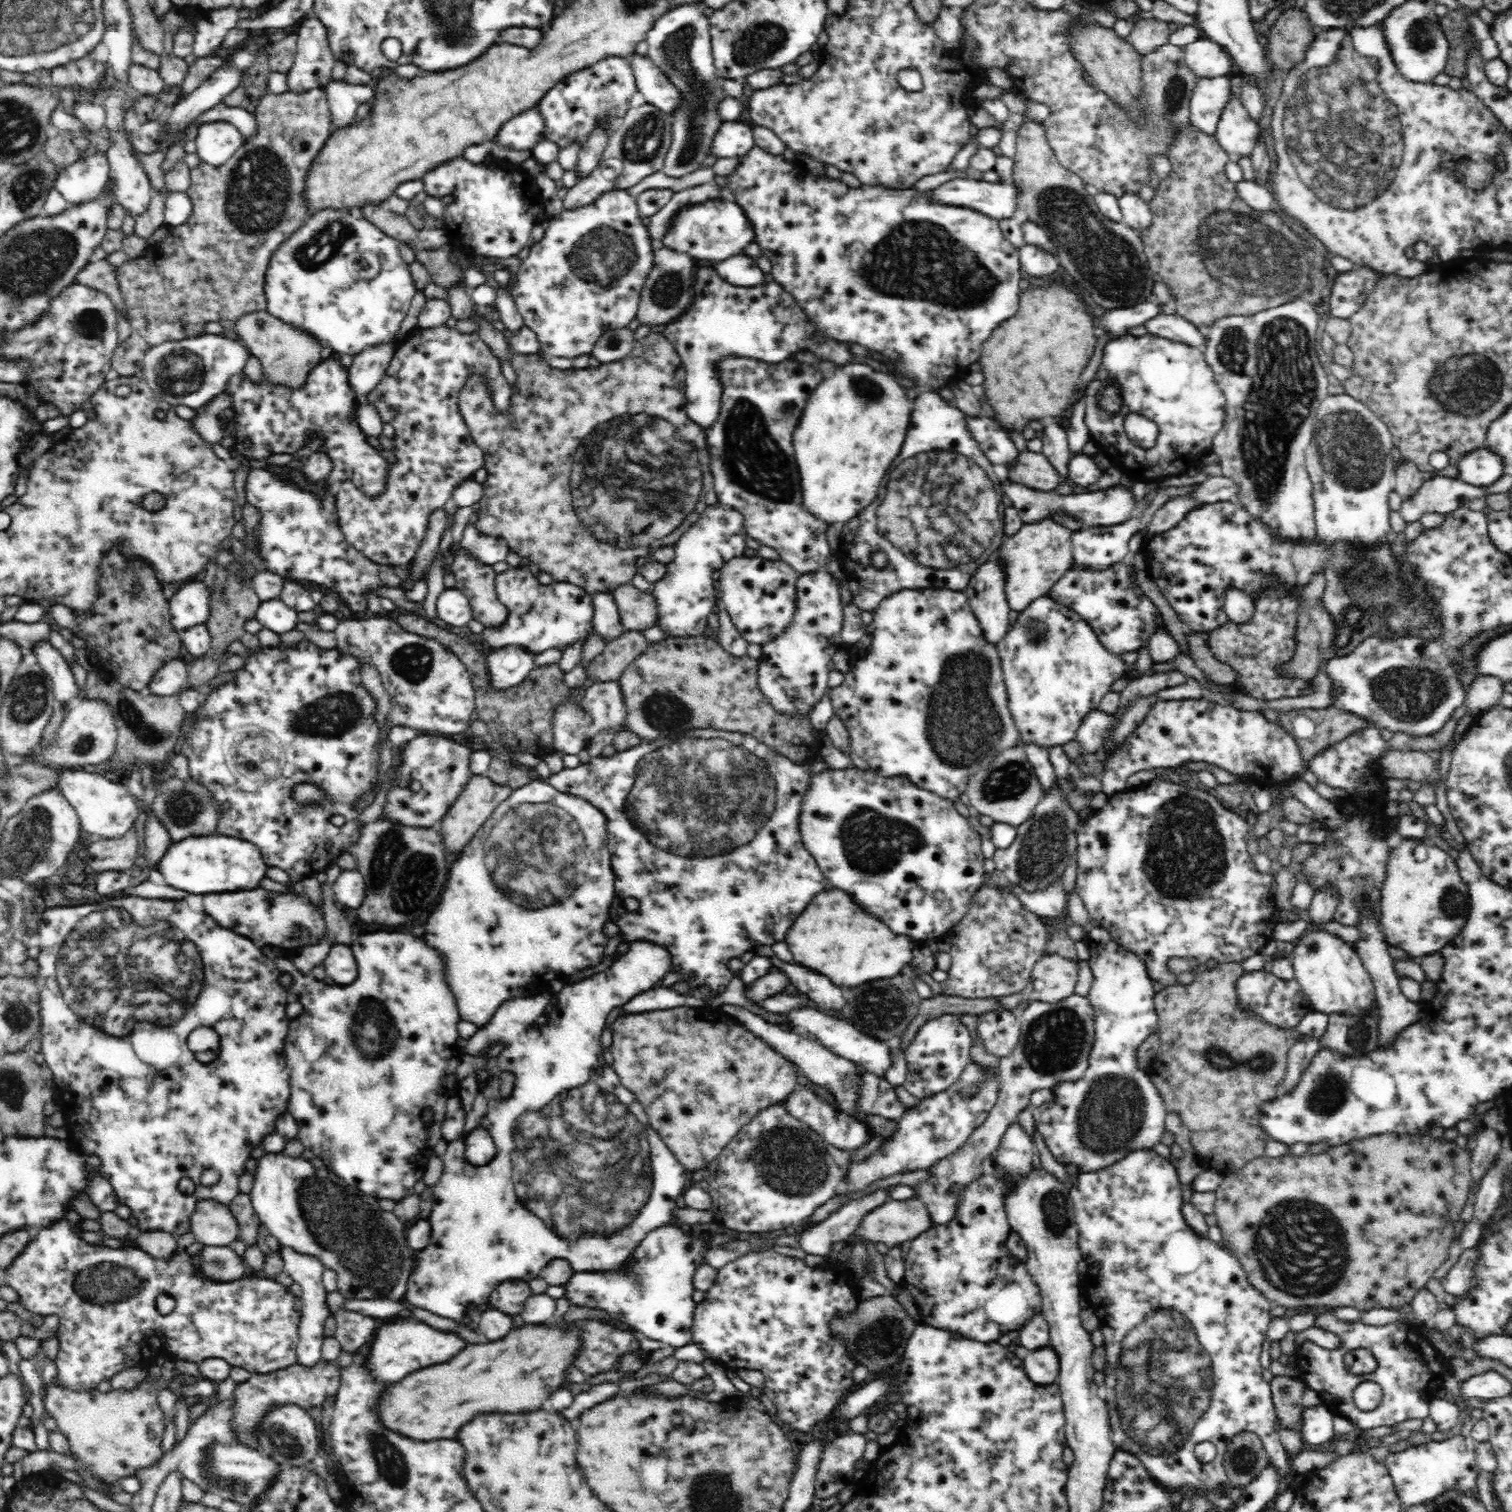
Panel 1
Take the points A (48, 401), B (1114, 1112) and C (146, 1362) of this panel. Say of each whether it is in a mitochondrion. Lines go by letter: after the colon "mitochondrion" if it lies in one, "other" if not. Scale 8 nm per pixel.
A: other
B: mitochondrion
C: other

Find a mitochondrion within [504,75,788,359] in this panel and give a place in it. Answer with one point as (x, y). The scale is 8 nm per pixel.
(602, 256)

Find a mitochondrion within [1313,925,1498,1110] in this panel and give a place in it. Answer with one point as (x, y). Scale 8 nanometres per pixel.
(1360, 1032)

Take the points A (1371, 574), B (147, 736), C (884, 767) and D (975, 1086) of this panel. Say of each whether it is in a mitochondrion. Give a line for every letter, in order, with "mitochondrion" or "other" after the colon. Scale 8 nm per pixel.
A: mitochondrion
B: mitochondrion
C: other
D: mitochondrion

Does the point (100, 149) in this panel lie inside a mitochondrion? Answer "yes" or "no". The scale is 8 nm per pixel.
no

